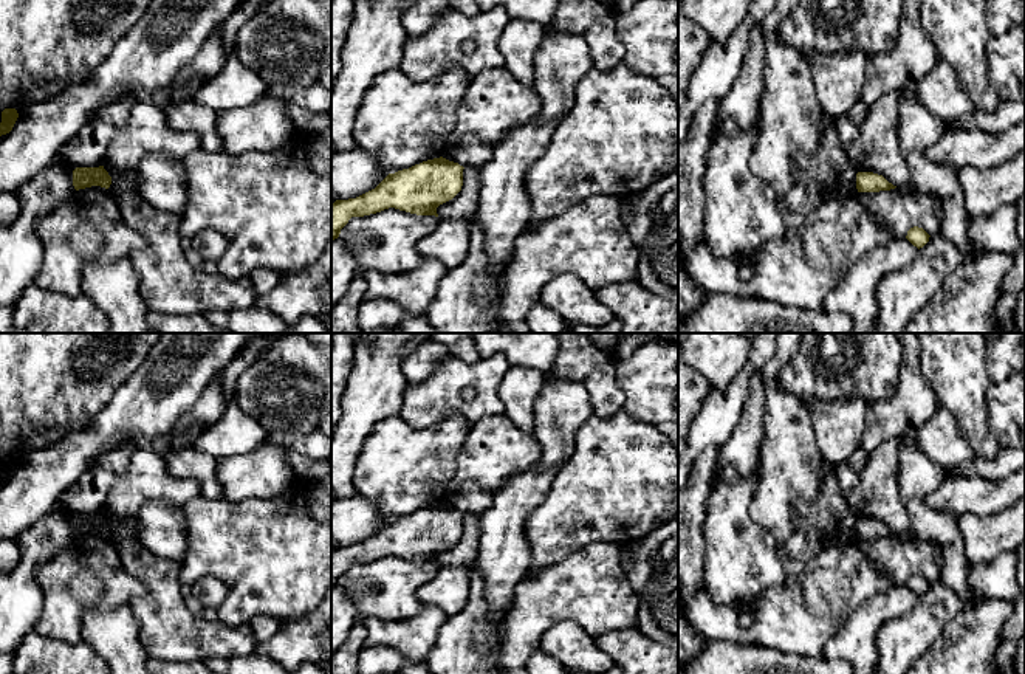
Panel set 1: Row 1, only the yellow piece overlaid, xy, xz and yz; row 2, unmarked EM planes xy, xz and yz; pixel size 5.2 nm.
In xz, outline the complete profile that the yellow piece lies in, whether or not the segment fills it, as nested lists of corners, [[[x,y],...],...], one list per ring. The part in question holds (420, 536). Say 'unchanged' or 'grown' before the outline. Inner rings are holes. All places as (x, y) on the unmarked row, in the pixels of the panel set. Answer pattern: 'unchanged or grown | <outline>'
unchanged | [[[443,504],[423,508],[409,516],[389,521],[375,536],[348,547],[331,550],[331,587],[338,586],[341,576],[351,564],[364,564],[389,555],[406,558],[417,562],[435,562],[437,555],[452,547],[463,533],[463,513]]]

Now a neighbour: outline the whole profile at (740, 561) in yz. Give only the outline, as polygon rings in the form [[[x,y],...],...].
[[[757,465],[748,476],[739,476],[731,466],[725,468],[706,500],[703,525],[703,587],[714,603],[735,606],[743,628],[748,628],[752,621],[751,609],[756,600],[765,590],[785,583],[774,535],[751,518],[756,488]]]

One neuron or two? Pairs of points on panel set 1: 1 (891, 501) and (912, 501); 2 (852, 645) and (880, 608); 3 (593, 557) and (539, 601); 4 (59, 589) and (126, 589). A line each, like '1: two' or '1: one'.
1: two
2: one
3: one
4: one

